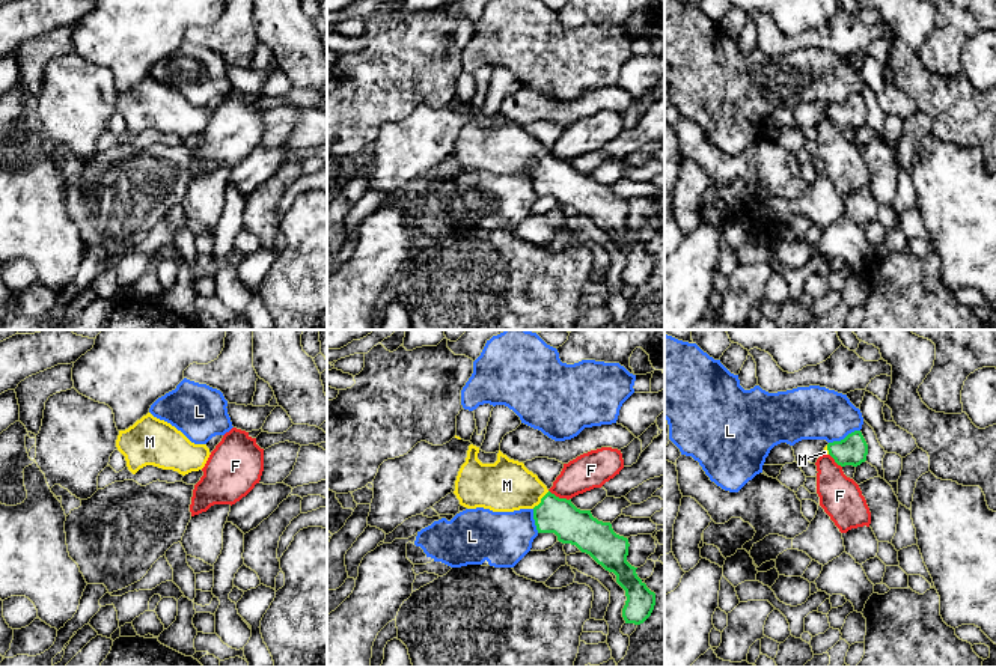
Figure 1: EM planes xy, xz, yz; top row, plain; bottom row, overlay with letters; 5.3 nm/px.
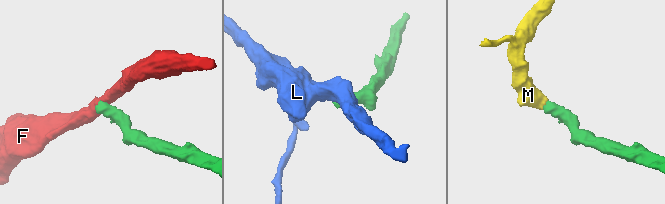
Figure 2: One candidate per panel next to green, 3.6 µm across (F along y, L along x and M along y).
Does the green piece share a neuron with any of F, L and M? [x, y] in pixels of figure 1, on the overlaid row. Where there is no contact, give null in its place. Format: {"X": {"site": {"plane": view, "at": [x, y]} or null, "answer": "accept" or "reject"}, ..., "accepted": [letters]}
{"F": {"site": {"plane": "xz", "at": [558, 497]}, "answer": "reject"}, "L": {"site": {"plane": "yz", "at": [846, 437]}, "answer": "reject"}, "M": {"site": {"plane": "xz", "at": [541, 500]}, "answer": "accept"}, "accepted": ["M"]}

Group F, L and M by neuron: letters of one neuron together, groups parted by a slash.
F / L / M

